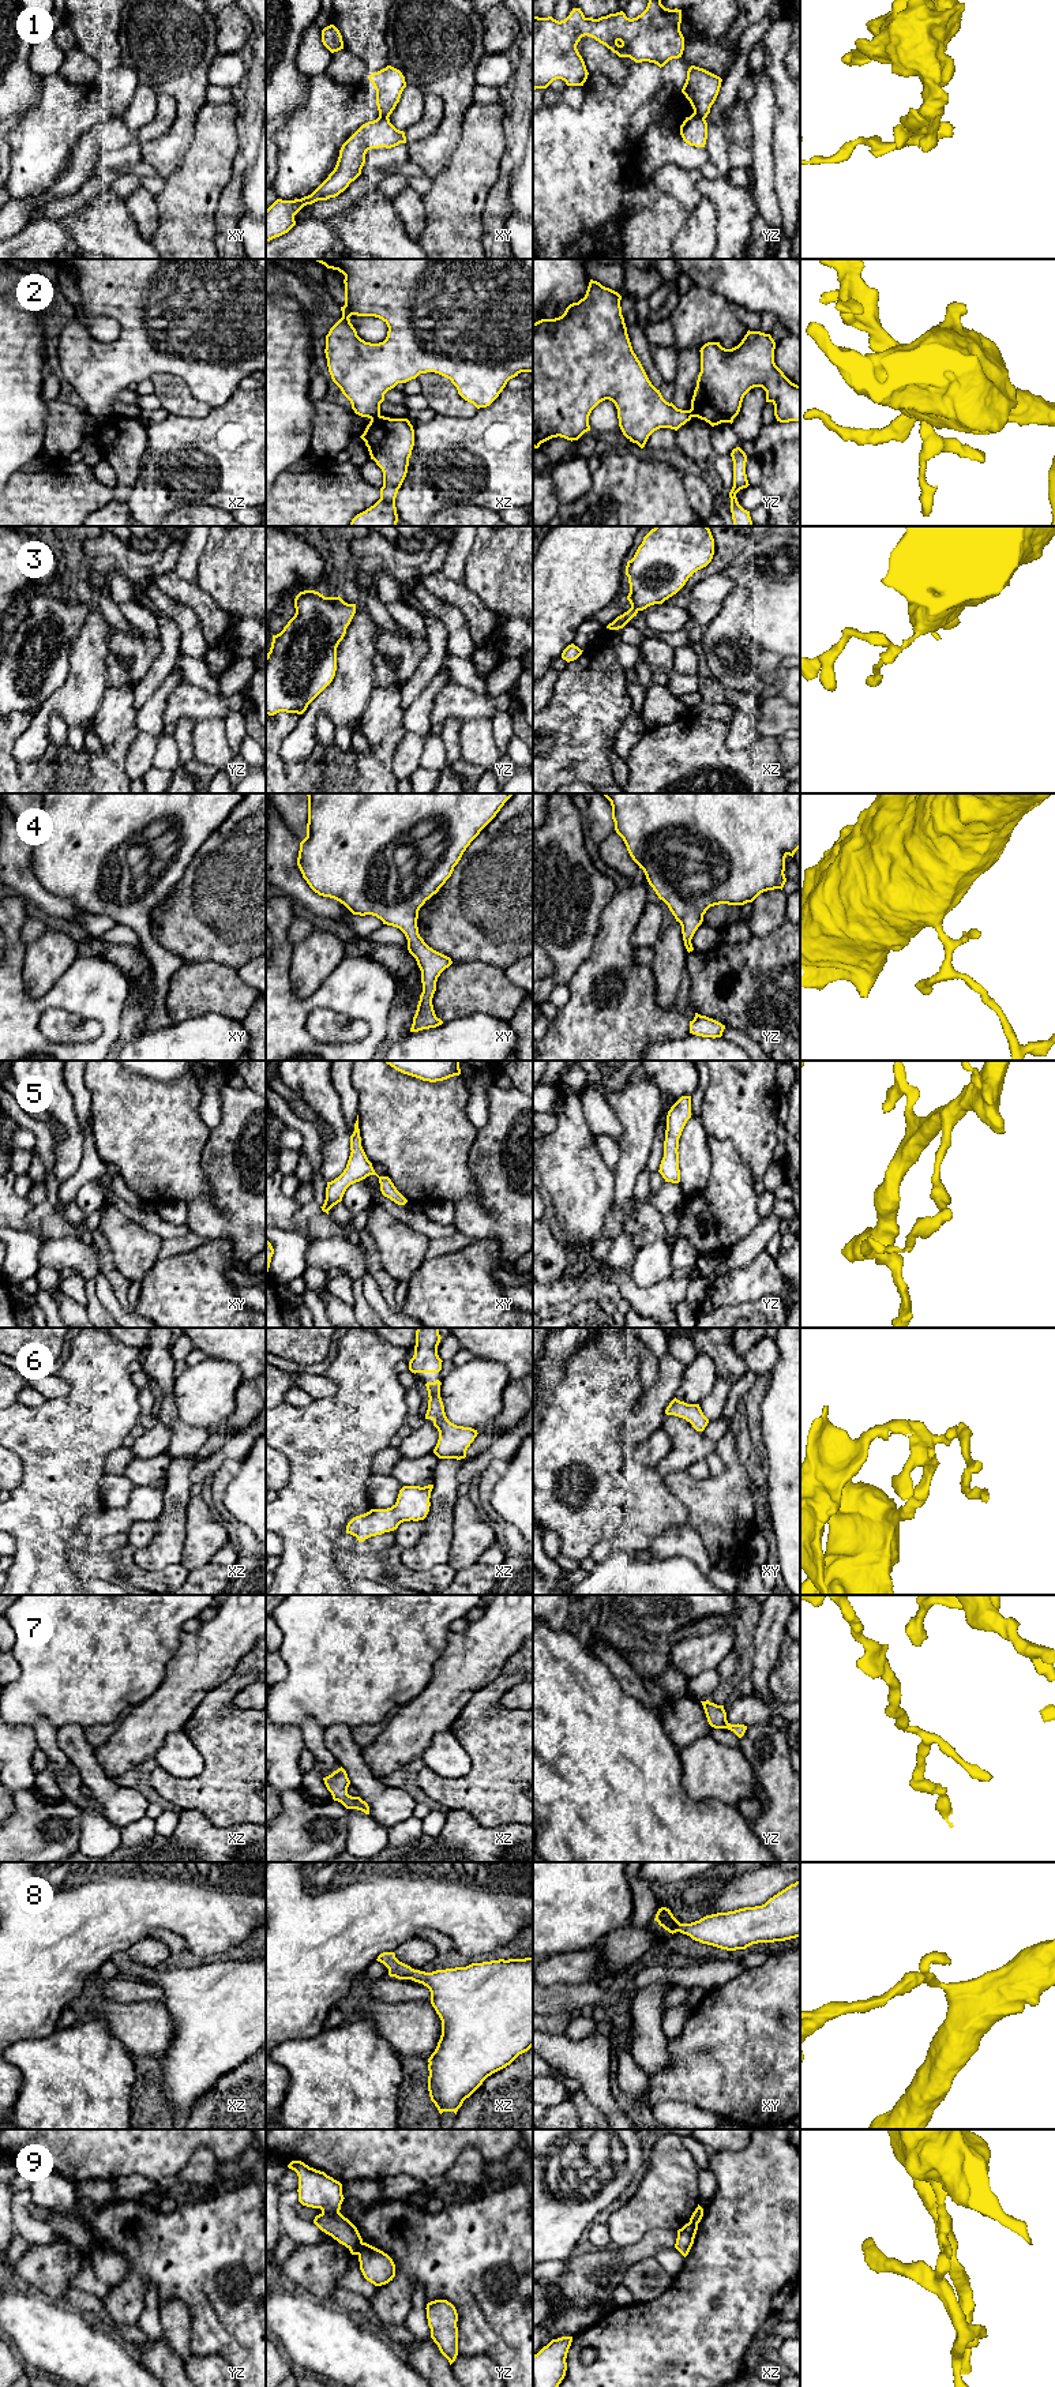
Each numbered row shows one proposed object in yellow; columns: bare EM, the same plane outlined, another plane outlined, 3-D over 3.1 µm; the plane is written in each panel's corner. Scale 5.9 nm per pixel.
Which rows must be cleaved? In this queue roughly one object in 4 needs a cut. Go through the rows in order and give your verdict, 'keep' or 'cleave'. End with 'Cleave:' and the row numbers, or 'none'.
1: cleave
2: cleave
3: keep
4: keep
5: keep
6: keep
7: keep
8: keep
9: cleave
Cleave: 1, 2, 9

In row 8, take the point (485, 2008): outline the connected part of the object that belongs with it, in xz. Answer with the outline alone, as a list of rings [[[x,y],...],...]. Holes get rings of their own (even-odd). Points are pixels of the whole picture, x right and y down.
[[[383,1952],[378,1962],[388,1968],[388,1975],[423,1983],[431,1992],[431,2004],[442,2020],[442,2035],[435,2052],[428,2058],[428,2091],[439,2113],[454,2112],[462,2106],[483,2082],[492,2073],[510,2065],[519,2054],[533,2046],[533,1958],[499,1959],[472,1963],[425,1973],[399,1962],[394,1952]]]

